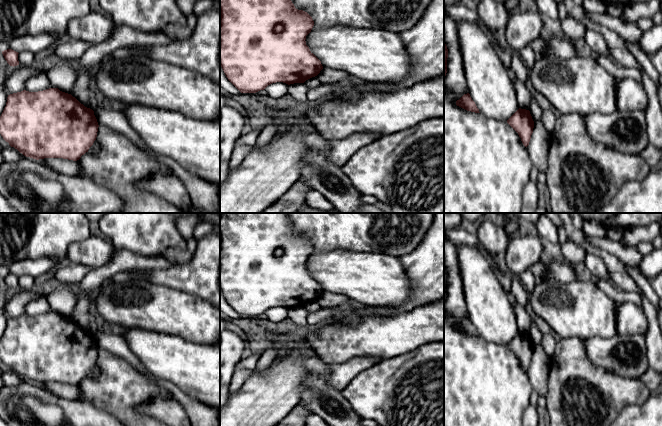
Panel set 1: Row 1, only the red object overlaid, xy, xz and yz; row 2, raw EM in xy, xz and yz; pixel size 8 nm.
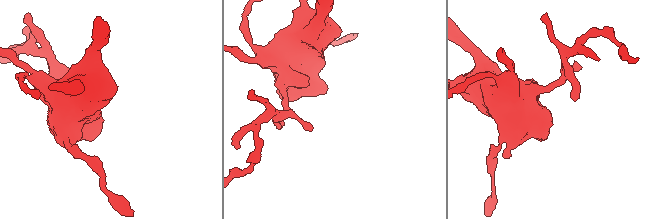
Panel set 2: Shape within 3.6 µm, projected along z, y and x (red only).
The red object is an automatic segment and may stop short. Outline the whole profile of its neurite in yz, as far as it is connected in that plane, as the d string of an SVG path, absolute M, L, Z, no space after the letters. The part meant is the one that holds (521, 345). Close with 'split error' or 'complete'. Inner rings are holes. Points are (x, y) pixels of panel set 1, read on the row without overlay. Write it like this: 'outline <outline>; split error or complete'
outline M519 332L507 347L518 357L525 371L529 369L533 357L534 345L529 334Z; complete

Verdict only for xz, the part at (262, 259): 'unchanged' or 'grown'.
unchanged

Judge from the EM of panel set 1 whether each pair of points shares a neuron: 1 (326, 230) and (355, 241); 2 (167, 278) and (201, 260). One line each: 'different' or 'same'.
1: same
2: same

